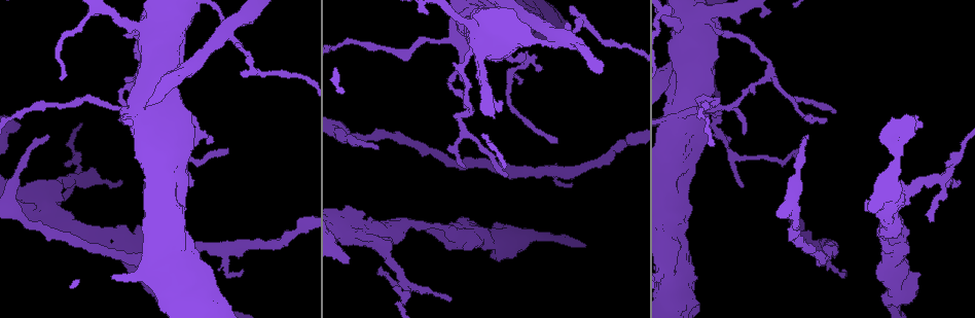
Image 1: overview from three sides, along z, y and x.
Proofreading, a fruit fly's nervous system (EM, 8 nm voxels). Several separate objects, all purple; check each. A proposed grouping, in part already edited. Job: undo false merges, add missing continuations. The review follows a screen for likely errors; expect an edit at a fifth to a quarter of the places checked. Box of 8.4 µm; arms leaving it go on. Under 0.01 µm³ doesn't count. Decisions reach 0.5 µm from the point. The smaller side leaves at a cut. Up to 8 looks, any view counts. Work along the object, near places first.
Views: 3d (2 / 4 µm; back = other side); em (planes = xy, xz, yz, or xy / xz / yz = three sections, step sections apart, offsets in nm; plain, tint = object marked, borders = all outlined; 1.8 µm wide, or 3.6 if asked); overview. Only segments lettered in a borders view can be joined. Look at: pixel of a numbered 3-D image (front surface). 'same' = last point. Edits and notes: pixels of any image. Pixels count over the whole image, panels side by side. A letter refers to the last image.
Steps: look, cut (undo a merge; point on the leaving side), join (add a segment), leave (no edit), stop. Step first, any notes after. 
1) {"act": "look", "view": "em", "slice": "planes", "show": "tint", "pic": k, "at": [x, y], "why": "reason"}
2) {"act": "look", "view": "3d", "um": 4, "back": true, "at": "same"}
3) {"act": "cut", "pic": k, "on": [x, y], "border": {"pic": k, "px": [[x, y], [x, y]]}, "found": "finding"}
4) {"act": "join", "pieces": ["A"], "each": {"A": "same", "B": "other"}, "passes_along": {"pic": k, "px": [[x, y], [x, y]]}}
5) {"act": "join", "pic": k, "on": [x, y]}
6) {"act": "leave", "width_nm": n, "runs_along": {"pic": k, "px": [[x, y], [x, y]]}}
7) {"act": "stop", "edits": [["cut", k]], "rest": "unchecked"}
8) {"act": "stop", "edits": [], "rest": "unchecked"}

{"act": "look", "view": "em", "slice": "planes", "show": "tint", "pic": 1, "at": [465, 239], "why": "two arms at a narrow angle"}

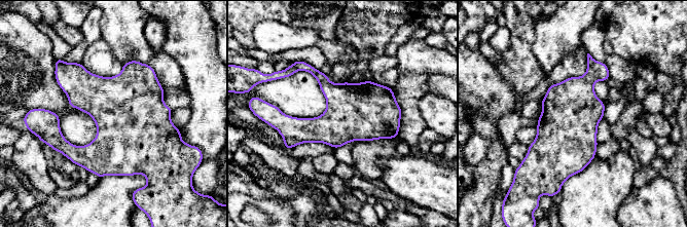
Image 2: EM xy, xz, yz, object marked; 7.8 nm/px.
{"act": "look", "view": "em", "slice": "planes", "show": "borders", "at": "same"}

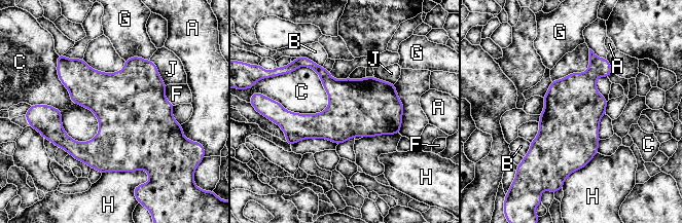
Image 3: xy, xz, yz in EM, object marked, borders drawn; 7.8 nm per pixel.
{"act": "leave", "each": {"A": "other", "B": "other", "C": "other", "F": "other", "G": "other", "H": "other", "J": "other"}, "border": {"pic": 3, "px": [[56, 70], [98, 121], [86, 142]]}, "found": "all the same cell"}

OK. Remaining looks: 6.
{"act": "look", "view": "3d", "um": 4, "pic": 1, "at": [556, 141], "why": "an open end"}

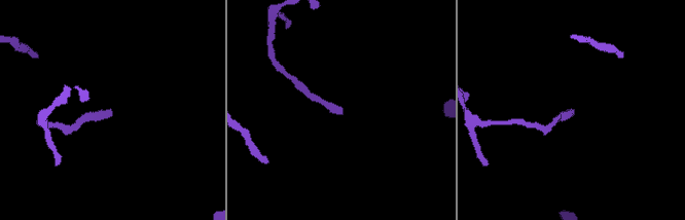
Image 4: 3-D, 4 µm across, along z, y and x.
{"act": "look", "view": "em", "slice": "planes", "show": "borders", "pic": 4, "at": [110, 110], "why": "now the EM"}

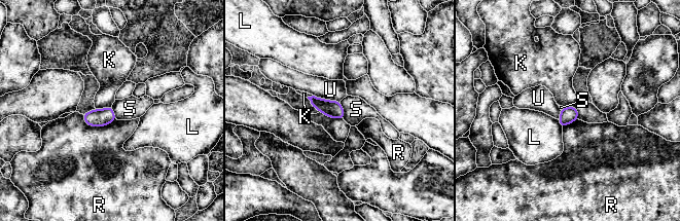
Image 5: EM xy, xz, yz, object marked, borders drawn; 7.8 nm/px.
{"act": "leave", "width_nm": 130, "each": {"K": "other", "L": "other", "R": "other", "S": "other", "U": "other"}, "border": {"pic": 5, "px": [[340, 102], [344, 110], [344, 118]]}, "found": "no lettered segment goes on from it"}

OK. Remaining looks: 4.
{"act": "look", "view": "em", "slice": "planes", "show": "tint", "pic": 1, "at": [227, 28], "why": "four arms meet"}

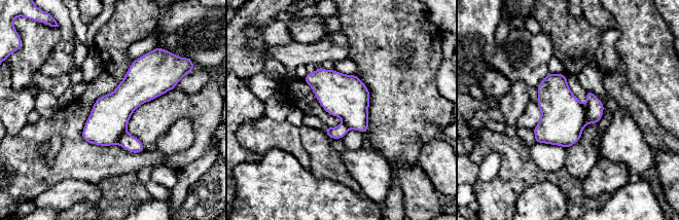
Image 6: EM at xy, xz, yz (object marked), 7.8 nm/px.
{"act": "look", "view": "em", "slice": "planes", "show": "borders", "at": "same"}

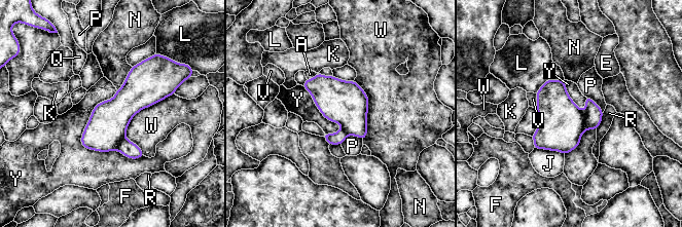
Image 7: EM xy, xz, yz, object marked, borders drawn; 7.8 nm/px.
{"act": "cut", "pic": 7, "on": [562, 122], "each": {"A": "other", "E": "other", "F": "other", "J": "other", "K": "other", "L": "other", "N": "other", "P": "other", "Q": "other", "R": "other", "V": "other", "W": "other", "Y": "other"}, "border": {"pic": 7, "px": [[586, 115], [584, 128], [581, 134]]}, "found": "two cells meet here"}

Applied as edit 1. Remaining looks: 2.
{"act": "stop", "edits": [["cut", 7]], "rest": "unchecked"}

